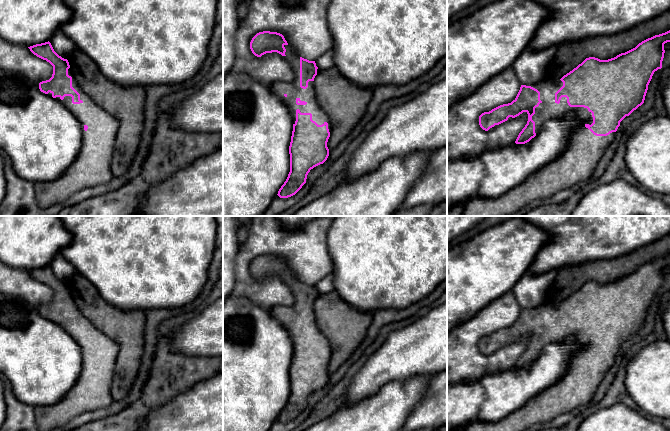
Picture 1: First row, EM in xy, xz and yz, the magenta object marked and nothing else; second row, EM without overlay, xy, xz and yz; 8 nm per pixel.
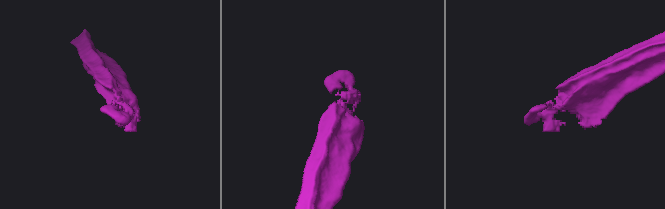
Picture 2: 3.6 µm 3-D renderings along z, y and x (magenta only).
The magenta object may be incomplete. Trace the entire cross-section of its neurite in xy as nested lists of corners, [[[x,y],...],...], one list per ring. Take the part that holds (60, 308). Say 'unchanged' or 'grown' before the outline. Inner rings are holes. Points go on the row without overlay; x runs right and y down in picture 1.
grown; [[[49,265],[28,272],[34,279],[46,284],[53,290],[52,301],[39,307],[40,315],[59,324],[81,348],[81,373],[73,387],[57,403],[35,407],[35,418],[39,431],[50,431],[66,425],[81,414],[105,408],[112,404],[111,385],[114,379],[119,346],[84,316],[74,301],[68,284],[55,276]]]

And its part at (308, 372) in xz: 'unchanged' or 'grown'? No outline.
grown

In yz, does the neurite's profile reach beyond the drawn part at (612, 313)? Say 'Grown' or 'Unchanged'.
Grown

